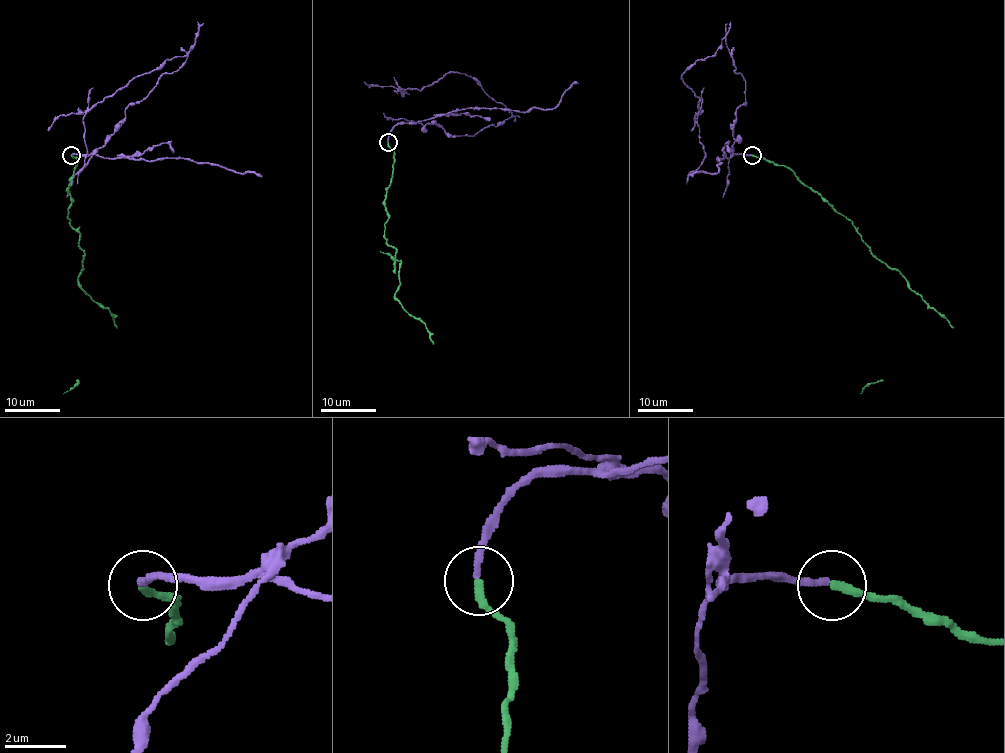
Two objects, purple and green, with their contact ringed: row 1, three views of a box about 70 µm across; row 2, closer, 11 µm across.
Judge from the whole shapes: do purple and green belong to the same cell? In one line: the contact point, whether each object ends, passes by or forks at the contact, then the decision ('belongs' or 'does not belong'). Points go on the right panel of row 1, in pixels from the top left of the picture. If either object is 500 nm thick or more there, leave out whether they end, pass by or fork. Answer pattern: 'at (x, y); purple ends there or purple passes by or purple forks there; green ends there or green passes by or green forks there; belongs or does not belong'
at (752, 155); purple ends there; green ends there; does not belong

